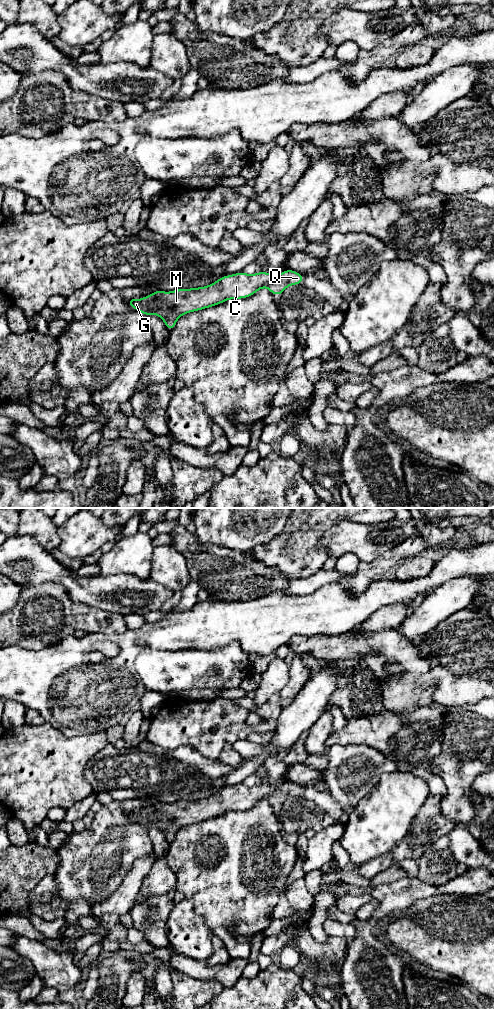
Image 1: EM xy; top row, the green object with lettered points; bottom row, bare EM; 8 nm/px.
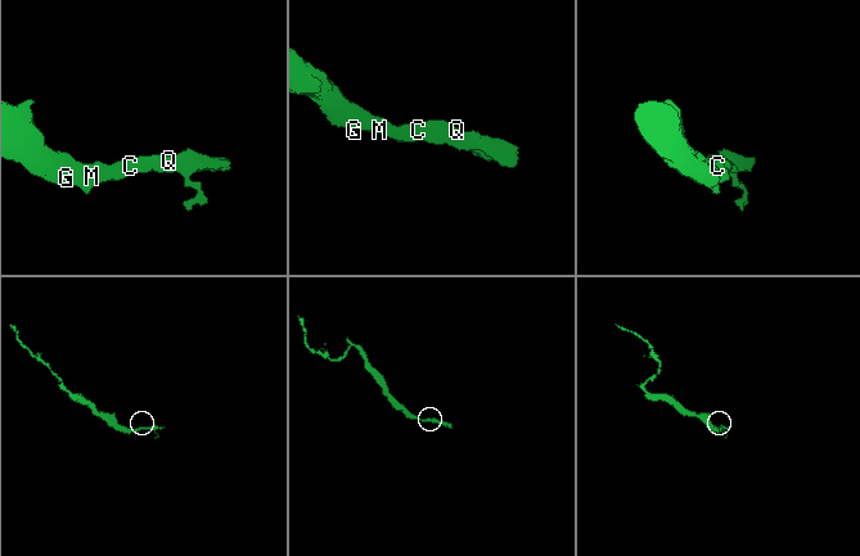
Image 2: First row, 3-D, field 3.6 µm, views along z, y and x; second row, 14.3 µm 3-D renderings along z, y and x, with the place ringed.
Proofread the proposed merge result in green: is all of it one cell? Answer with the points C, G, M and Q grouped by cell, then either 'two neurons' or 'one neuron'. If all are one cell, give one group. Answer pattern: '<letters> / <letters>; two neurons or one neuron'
C G M Q; one neuron

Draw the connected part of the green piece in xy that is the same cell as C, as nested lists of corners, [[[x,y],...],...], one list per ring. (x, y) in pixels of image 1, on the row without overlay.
[[[291,781],[273,787],[264,783],[248,787],[241,783],[222,788],[208,798],[171,804],[154,802],[149,808],[130,810],[127,814],[147,828],[158,827],[171,843],[184,826],[213,819],[229,811],[247,810],[263,799],[267,799],[273,807],[282,807],[289,797],[301,796],[303,791],[303,787]]]

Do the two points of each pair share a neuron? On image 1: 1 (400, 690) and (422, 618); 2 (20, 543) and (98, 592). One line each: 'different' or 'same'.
1: different
2: same

